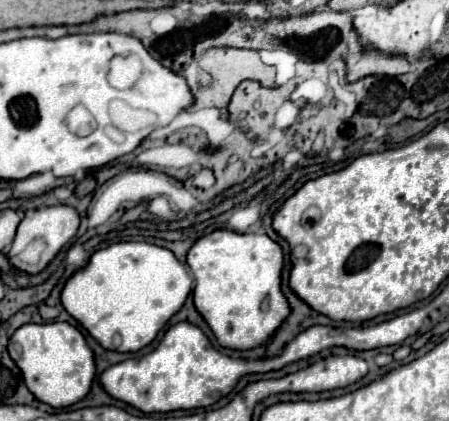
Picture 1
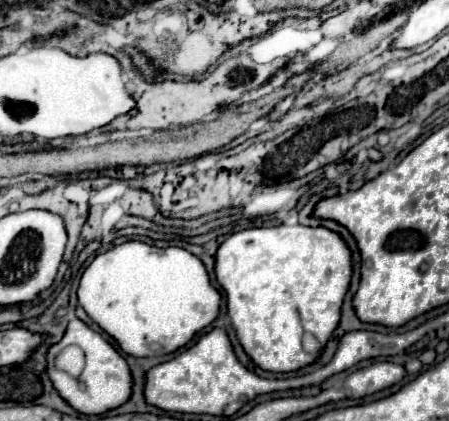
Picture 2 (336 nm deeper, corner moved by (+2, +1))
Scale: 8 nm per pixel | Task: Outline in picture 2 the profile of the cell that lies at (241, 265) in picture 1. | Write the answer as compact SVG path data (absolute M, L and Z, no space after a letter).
M253 227L233 233L227 241L221 243L217 251L215 273L217 281L227 293L229 317L245 353L265 371L291 373L315 363L337 329L341 319L341 305L351 285L353 257L345 239L325 227Z

